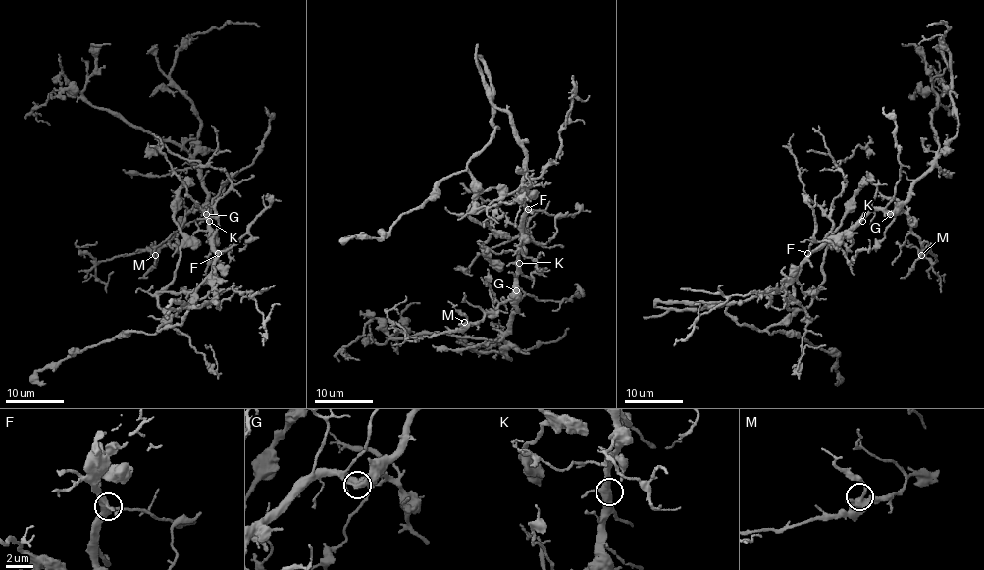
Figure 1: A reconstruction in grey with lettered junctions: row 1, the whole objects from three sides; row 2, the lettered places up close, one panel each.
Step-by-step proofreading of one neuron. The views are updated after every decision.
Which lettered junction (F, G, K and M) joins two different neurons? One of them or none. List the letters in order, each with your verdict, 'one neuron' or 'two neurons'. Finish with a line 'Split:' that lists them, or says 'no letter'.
F: one neuron
G: one neuron
K: one neuron
M: one neuron
Split: no letter

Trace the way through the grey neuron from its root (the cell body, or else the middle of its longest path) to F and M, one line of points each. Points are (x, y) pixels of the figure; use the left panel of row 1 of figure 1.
F: (206, 220), (212, 233), (212, 247), (218, 253)
M: (206, 220), (205, 209), (193, 209), (176, 234), (155, 255)

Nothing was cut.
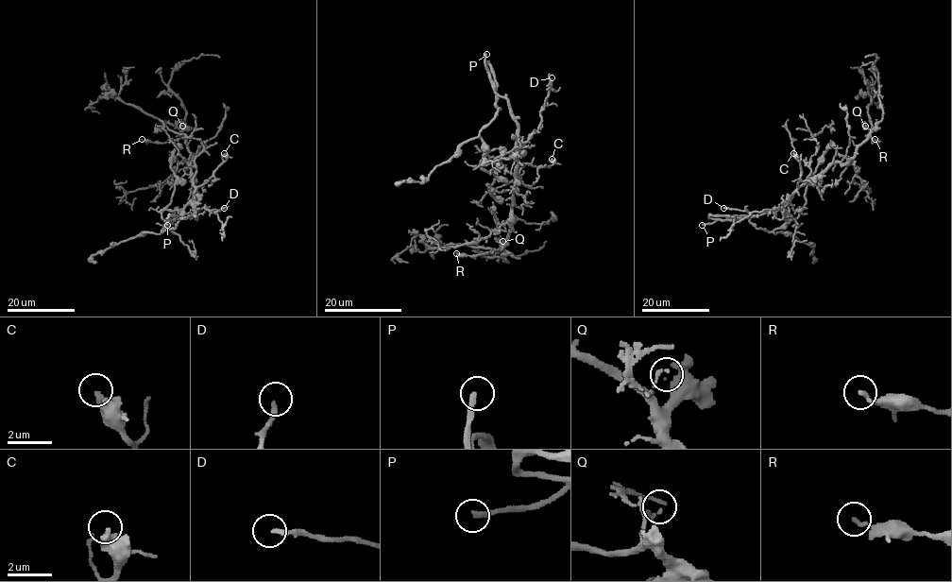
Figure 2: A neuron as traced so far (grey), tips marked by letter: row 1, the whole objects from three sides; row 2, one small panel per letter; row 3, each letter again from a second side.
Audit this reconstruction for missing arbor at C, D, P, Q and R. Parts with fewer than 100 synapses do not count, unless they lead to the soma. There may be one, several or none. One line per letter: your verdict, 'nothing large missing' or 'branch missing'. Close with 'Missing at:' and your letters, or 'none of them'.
C: nothing large missing
D: nothing large missing
P: branch missing
Q: nothing large missing
R: nothing large missing
Missing at: P

